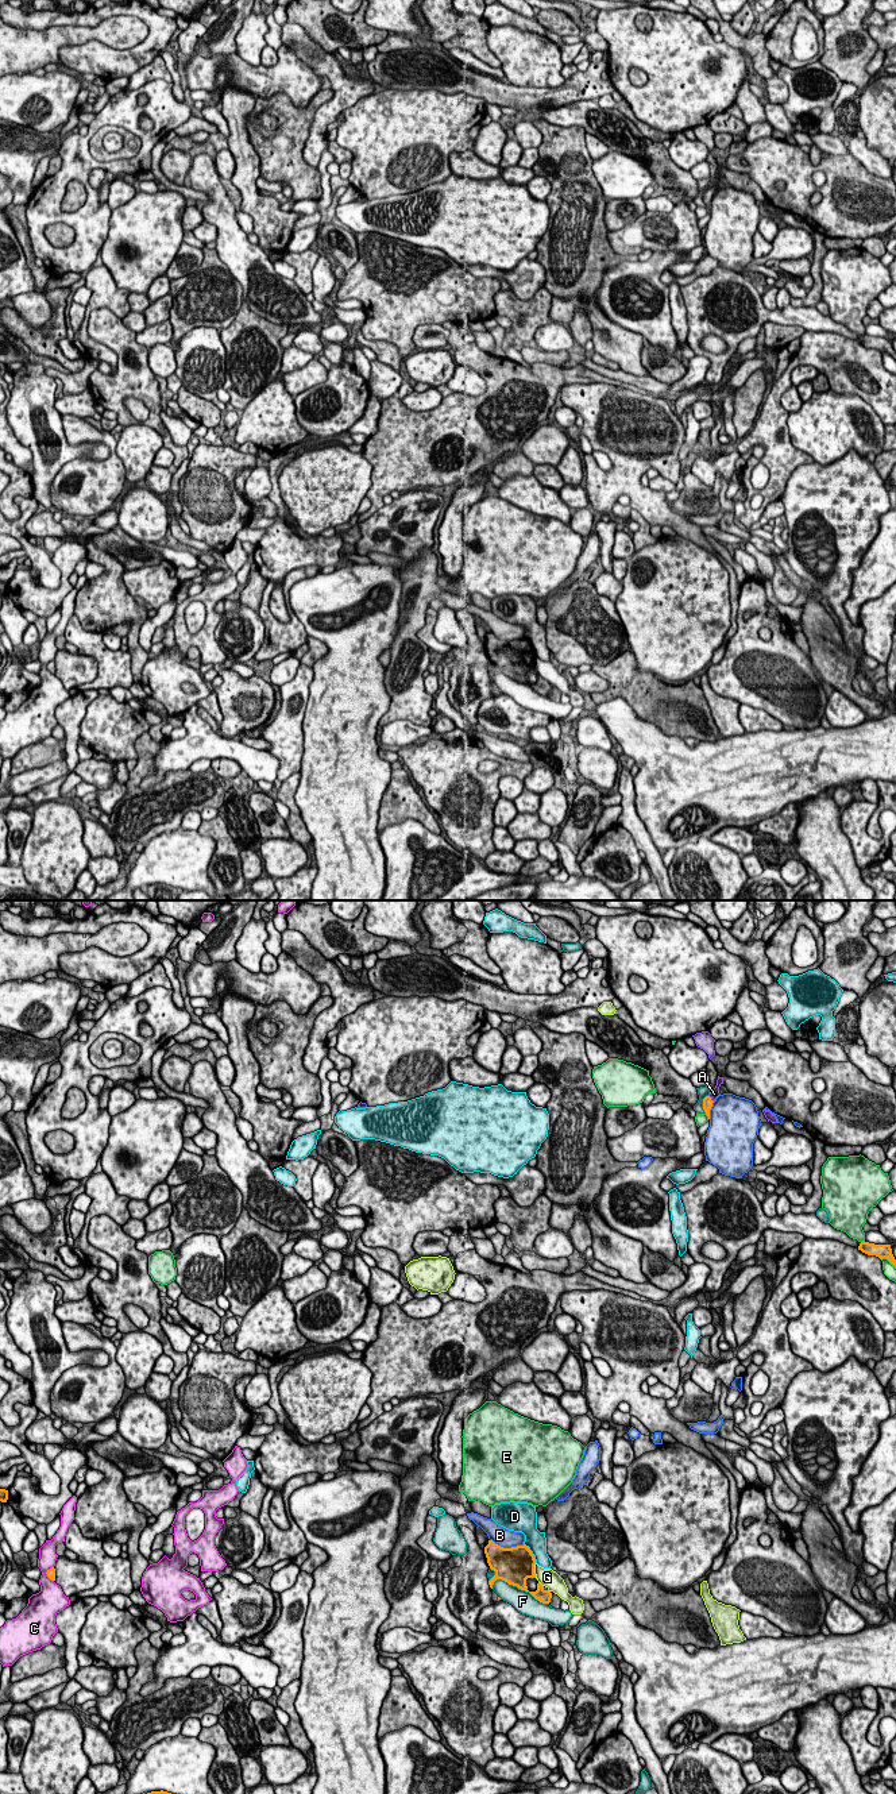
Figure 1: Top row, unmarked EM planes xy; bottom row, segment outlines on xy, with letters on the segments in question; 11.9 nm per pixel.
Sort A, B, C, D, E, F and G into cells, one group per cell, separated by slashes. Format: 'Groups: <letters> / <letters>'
Groups: A / B / C / D / E / F / G

